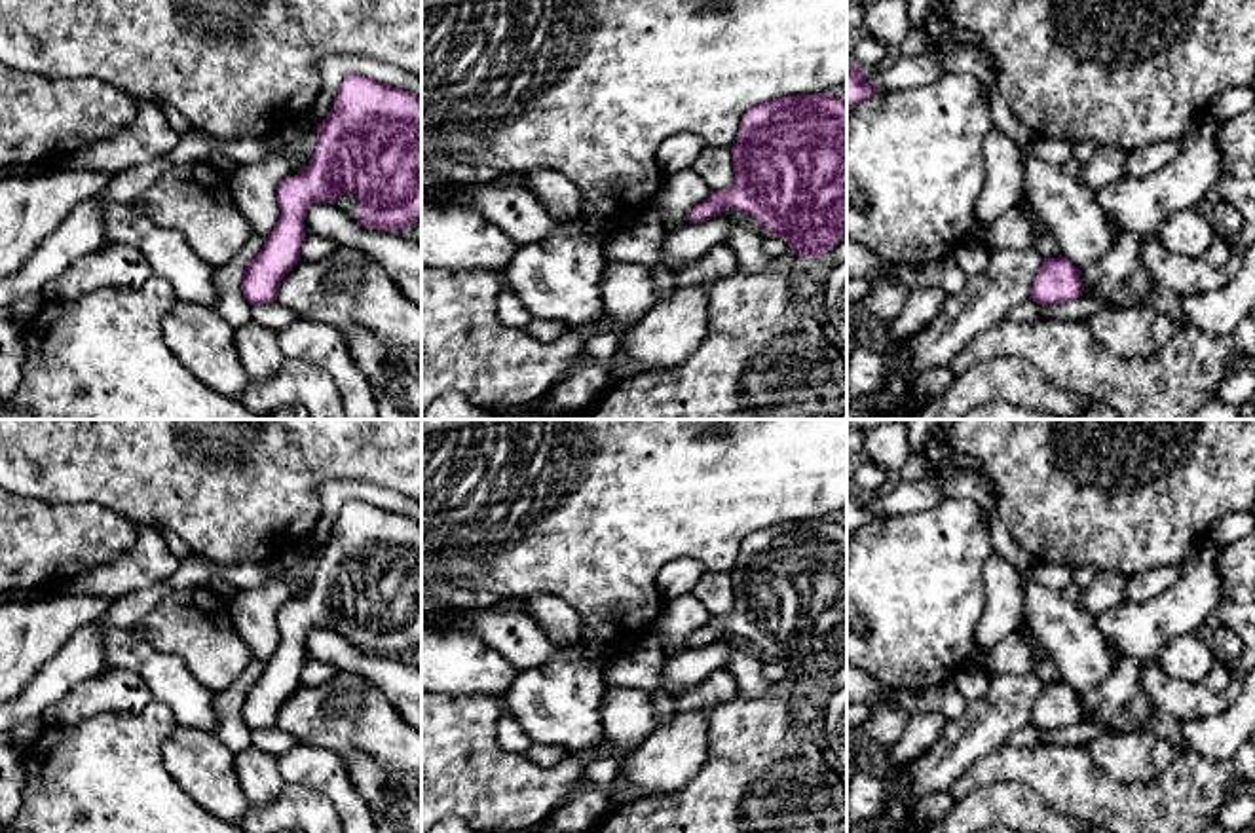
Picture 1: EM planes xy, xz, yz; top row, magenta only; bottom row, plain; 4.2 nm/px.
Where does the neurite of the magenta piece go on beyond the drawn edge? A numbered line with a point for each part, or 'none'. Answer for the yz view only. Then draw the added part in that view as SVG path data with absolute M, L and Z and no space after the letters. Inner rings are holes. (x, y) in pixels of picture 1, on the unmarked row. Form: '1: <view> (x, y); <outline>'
none

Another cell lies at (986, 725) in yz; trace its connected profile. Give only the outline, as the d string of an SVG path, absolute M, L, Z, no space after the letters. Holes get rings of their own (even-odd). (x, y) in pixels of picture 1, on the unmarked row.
M993 674L989 691L970 700L959 719L946 723L927 753L896 776L883 778L885 799L894 795L911 812L925 795L949 791L980 759L1004 748L1014 732L1029 725L1042 685L1037 674Z

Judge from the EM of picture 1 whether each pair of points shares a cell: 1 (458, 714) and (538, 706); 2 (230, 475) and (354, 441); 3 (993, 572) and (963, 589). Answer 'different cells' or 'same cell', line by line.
1: different cells
2: same cell
3: different cells

